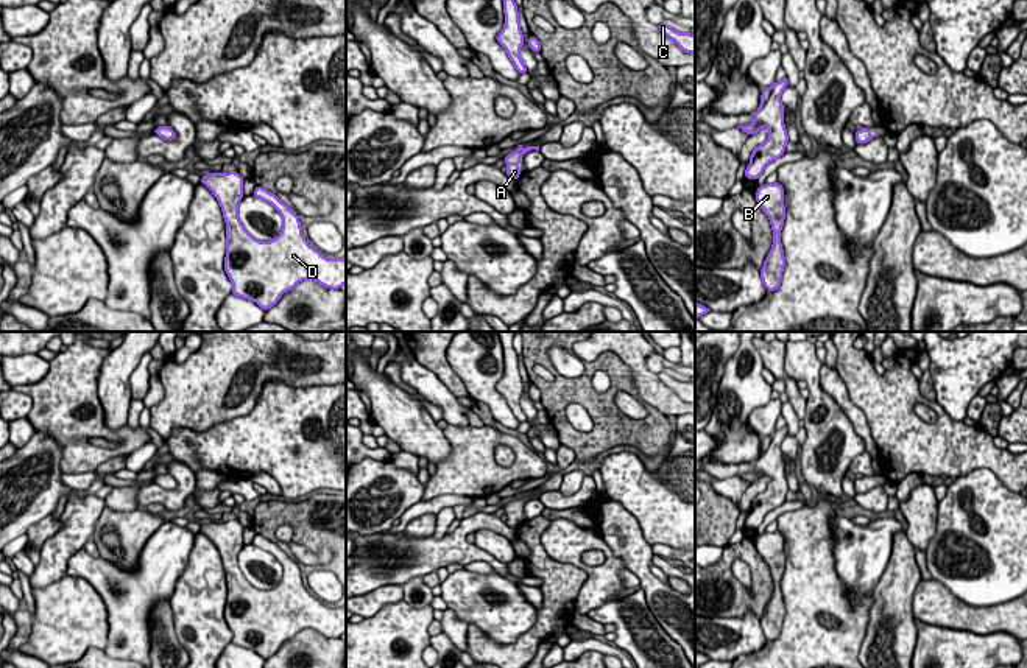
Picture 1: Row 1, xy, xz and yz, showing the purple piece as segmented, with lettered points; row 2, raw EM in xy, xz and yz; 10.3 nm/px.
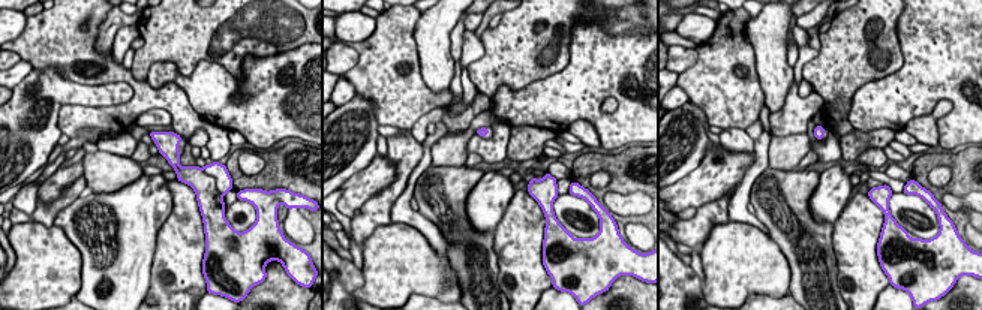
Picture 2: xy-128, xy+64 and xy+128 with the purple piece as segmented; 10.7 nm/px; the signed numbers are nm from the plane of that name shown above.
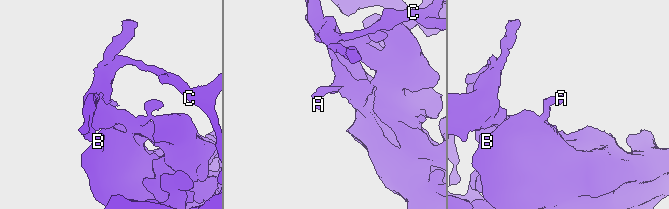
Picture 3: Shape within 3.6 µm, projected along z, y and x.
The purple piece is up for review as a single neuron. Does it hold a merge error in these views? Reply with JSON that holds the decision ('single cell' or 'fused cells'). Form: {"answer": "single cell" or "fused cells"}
{"answer": "single cell"}

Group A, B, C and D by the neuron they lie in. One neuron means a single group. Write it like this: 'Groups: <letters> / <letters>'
Groups: A B C D

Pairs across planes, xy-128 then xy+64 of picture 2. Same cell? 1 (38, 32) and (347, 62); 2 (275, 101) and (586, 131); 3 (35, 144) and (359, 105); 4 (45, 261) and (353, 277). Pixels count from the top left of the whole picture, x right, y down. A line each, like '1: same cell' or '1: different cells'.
1: different cells
2: different cells
3: same cell
4: different cells

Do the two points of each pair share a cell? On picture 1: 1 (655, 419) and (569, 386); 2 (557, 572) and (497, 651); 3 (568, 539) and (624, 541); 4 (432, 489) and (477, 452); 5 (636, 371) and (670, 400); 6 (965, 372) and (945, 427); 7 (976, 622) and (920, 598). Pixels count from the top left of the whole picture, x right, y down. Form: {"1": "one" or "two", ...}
{"1": "one", "2": "one", "3": "two", "4": "one", "5": "one", "6": "two", "7": "one"}

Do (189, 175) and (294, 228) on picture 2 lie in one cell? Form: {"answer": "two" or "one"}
{"answer": "one"}

